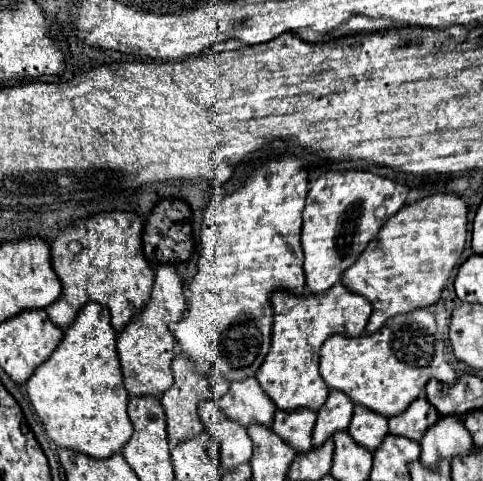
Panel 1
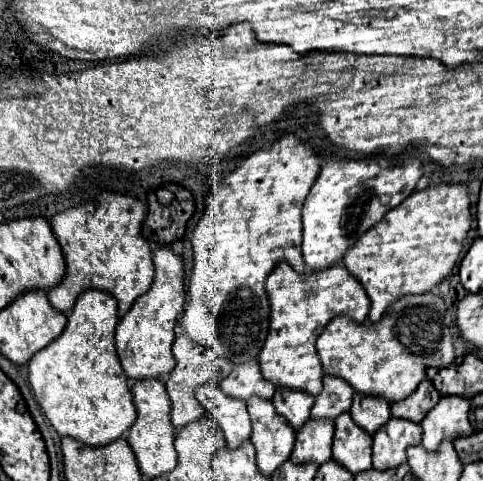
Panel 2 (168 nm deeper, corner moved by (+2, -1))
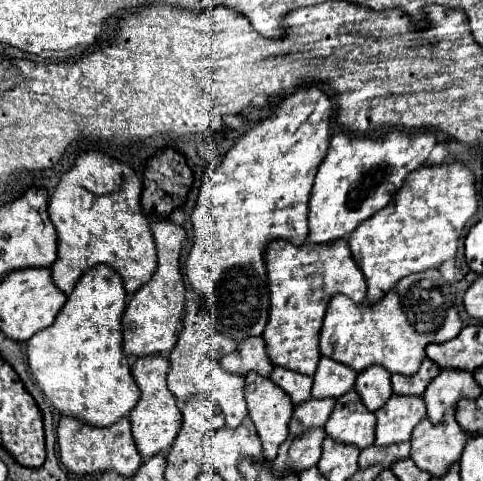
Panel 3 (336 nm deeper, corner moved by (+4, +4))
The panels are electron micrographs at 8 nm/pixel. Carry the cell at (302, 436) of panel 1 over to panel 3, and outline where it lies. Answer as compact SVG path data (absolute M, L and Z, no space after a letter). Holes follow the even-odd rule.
M275 366L273 374L269 378L273 384L277 384L279 388L283 388L287 392L293 406L299 406L311 398L311 384L313 384L311 376L303 376L303 374L297 374L293 370Z

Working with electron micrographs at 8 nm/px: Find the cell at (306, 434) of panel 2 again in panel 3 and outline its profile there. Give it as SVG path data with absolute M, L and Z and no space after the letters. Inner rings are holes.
M309 398L301 406L295 408L291 424L289 424L289 434L291 436L301 436L311 428L323 428L327 418L331 416L331 410L335 406L333 398Z

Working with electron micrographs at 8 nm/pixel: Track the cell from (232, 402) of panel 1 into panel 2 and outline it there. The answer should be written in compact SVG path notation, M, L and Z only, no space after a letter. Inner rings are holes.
M251 359L251 361L245 361L245 363L237 365L221 381L221 389L231 397L247 401L249 395L261 395L263 399L271 399L273 391L275 391L275 385L261 375L259 361Z

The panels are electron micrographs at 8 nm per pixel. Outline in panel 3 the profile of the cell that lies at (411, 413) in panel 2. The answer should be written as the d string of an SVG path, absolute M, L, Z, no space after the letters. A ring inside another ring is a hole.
M425 358L419 372L413 378L405 378L399 374L395 374L391 378L393 394L397 394L397 396L421 396L437 374L439 374L439 366L435 366L429 358Z

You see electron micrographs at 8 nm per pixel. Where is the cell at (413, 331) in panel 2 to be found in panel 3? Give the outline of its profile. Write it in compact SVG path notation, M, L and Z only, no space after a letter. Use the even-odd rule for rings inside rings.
M437 268L409 274L383 296L377 304L355 304L347 296L335 296L329 302L321 328L319 350L325 358L337 360L357 374L369 366L383 366L391 374L413 376L427 344L443 344L461 332L461 318L455 308L455 296Z

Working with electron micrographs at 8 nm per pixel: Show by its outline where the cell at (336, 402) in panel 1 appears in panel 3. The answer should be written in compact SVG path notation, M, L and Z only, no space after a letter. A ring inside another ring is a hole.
M321 358L319 366L317 366L317 372L313 376L313 390L311 390L311 396L313 398L339 398L343 394L347 394L353 384L355 384L355 372L339 362L331 362L331 358Z

